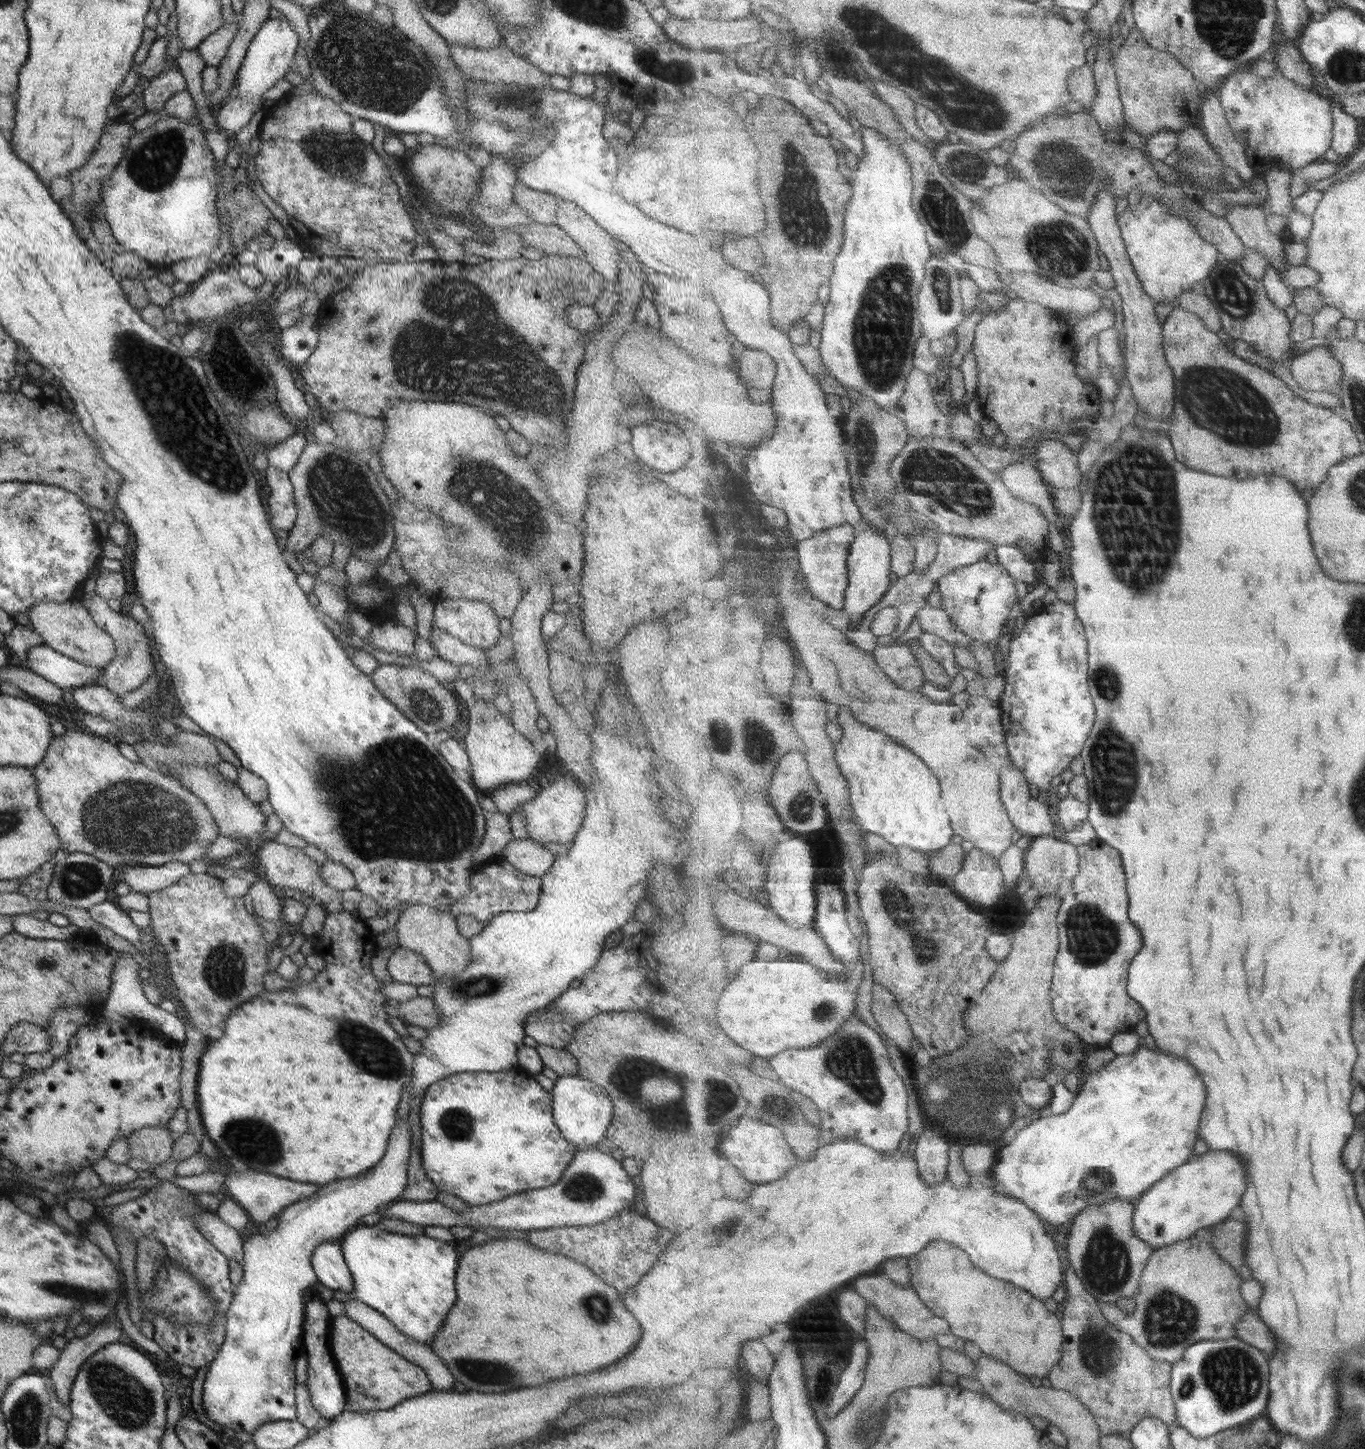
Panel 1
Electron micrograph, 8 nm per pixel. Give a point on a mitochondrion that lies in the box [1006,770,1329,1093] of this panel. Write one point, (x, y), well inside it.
(1091, 939)

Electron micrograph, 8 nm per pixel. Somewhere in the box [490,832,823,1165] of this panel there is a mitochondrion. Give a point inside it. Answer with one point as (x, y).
(631, 1073)

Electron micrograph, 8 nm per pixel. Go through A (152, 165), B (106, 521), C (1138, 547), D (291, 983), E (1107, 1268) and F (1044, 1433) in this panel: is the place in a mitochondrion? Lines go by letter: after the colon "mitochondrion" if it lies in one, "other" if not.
A: mitochondrion
B: other
C: mitochondrion
D: other
E: mitochondrion
F: other

